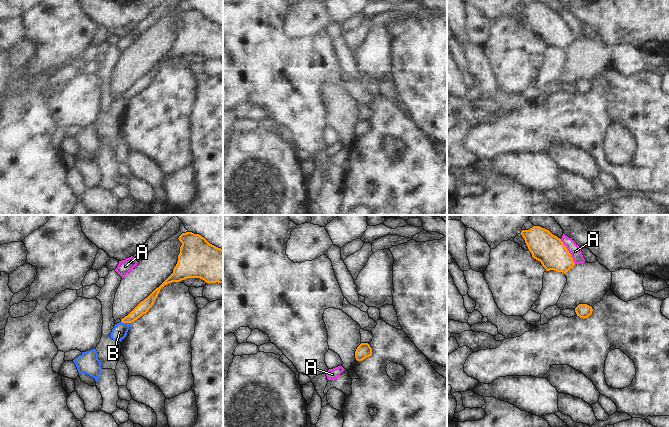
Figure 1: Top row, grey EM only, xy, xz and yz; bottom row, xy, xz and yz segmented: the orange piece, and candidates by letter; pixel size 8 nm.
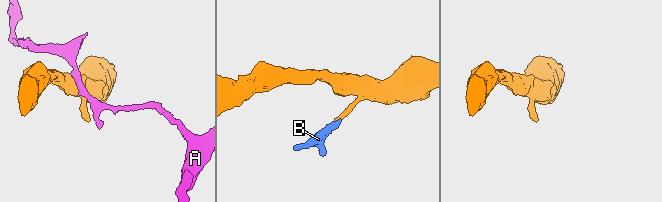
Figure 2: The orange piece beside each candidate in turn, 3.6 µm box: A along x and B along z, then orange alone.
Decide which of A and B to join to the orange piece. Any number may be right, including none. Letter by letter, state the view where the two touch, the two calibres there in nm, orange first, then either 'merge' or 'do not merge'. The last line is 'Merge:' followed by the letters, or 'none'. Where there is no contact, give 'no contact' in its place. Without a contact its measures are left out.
A: contact in yz; calibres 240 and 90 nm; do not merge
B: contact in xy; calibres 100 and 120 nm; do not merge
Merge: none

